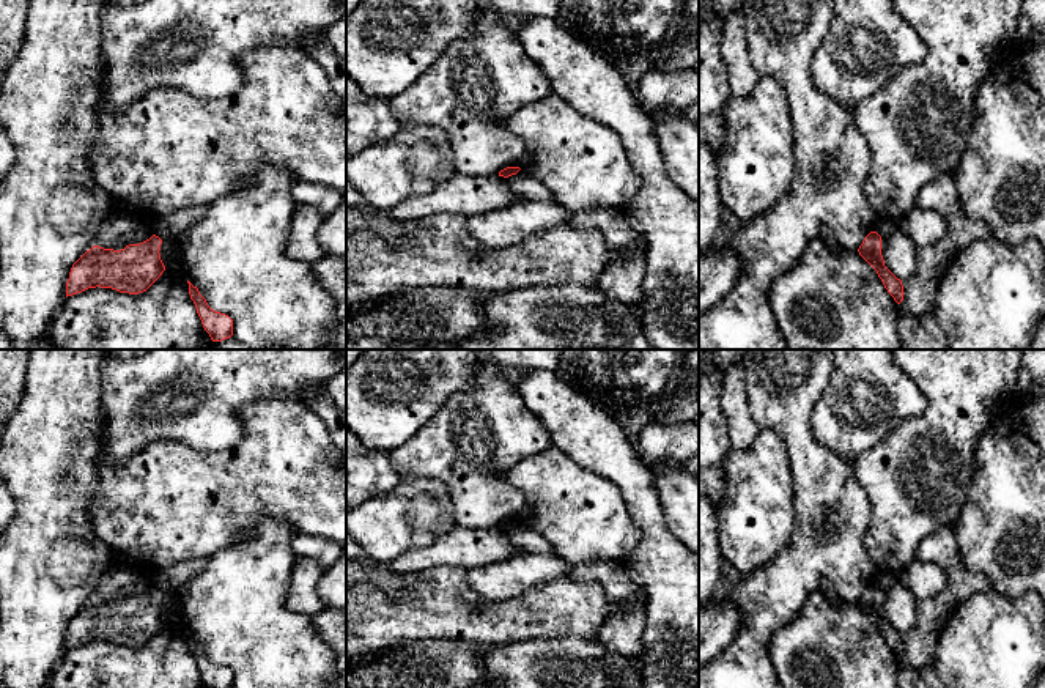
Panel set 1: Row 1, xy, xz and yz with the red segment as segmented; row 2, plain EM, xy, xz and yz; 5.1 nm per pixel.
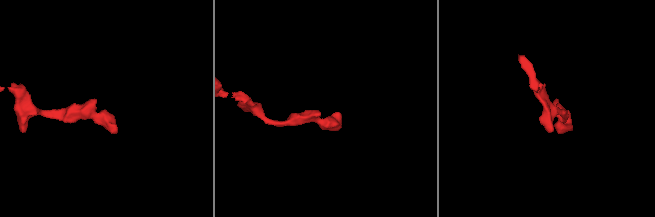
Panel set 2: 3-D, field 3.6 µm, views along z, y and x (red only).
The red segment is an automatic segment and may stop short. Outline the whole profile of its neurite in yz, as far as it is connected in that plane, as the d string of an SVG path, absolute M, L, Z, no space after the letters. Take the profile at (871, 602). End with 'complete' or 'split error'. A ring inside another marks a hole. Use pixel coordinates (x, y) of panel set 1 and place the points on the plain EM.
M870 584L858 601L859 608L877 623L888 645L897 657L903 653L903 638L886 619L881 608L881 589Z; complete

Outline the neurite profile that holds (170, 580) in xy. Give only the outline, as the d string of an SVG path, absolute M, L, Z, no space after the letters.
M203 559L184 560L170 565L164 570L156 570L153 586L167 594L176 594L192 576L195 576L205 565Z

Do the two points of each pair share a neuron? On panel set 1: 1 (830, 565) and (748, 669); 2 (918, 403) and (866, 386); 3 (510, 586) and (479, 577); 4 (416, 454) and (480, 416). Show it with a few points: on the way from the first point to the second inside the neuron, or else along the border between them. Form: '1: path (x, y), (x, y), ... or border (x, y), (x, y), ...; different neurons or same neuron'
1: path (801, 581), (759, 624), (751, 641); same neuron
2: path (905, 400), (878, 395); same neuron
3: path (502, 581), (487, 581); same neuron
4: path (432, 454), (447, 449), (465, 432); same neuron

